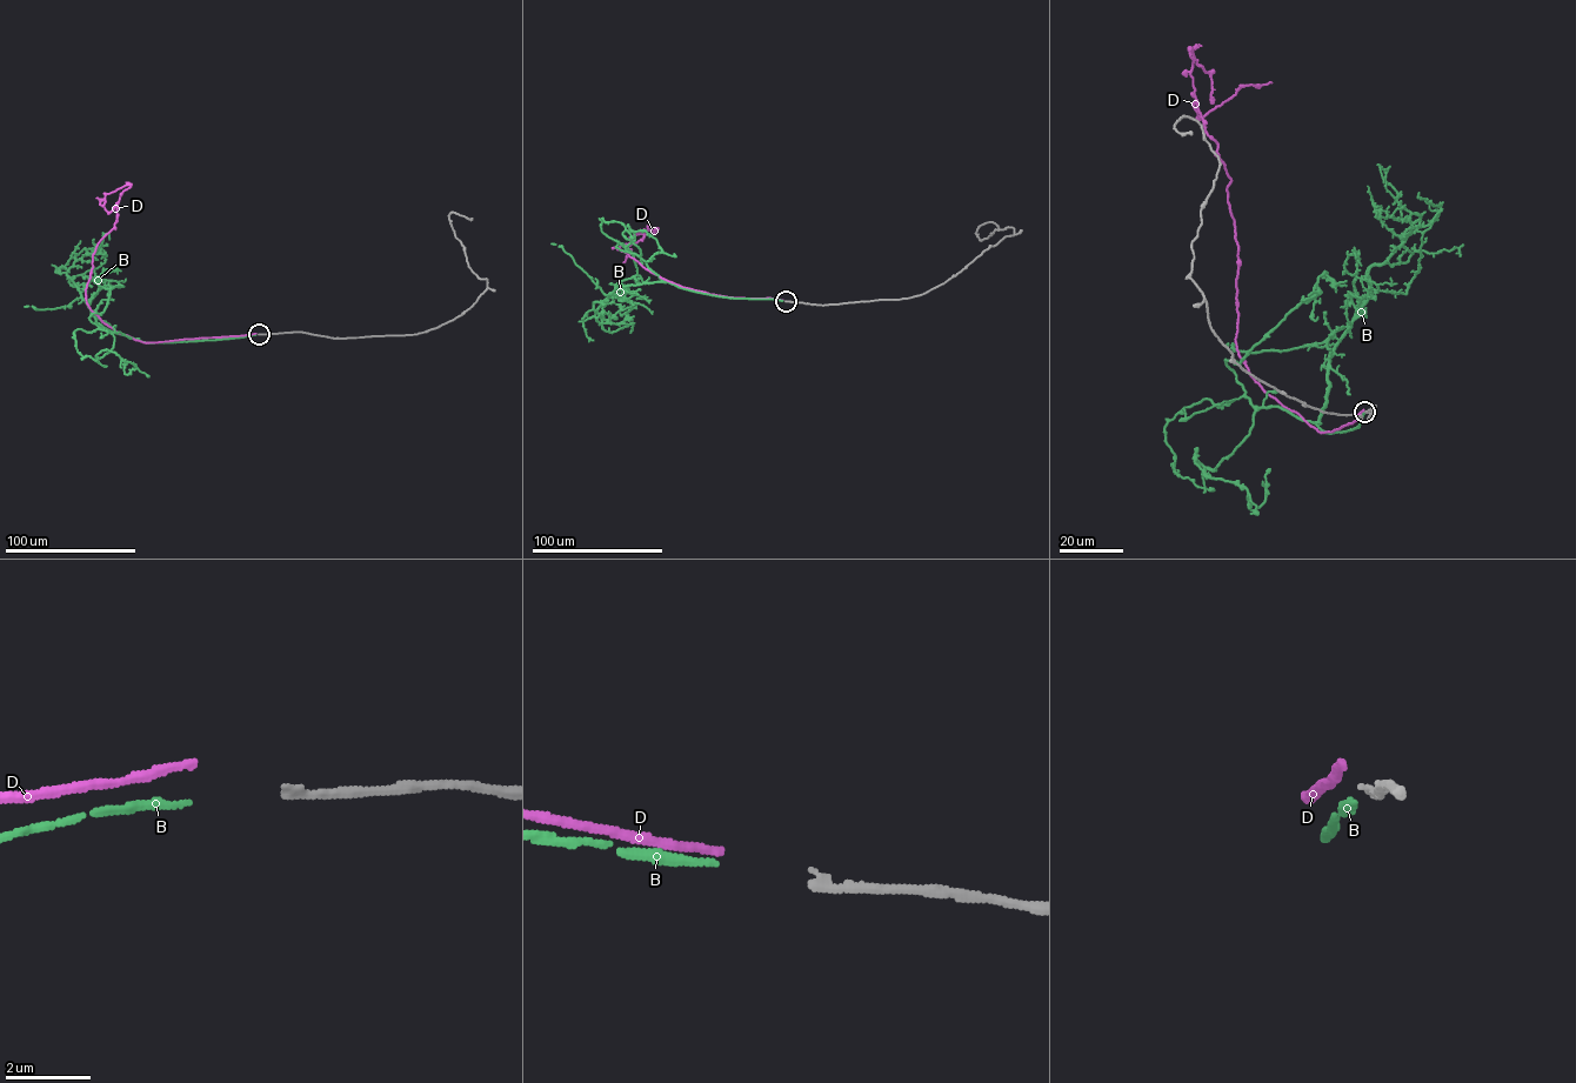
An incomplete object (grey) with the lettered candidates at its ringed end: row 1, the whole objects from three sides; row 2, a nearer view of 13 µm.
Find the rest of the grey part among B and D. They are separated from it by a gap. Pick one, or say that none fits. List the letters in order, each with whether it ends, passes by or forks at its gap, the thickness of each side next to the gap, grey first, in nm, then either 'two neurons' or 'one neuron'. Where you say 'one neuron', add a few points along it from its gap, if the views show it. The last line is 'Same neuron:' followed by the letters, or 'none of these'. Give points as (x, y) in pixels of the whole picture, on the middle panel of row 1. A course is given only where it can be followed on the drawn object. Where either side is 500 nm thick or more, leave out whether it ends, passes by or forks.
B: it ends there; 200 nm thick on the grey side, 170 nm on the other; one neuron; it runs (782, 300), (719, 296), (665, 281), (619, 286), (602, 302), (593, 302), (602, 319), (615, 323), (636, 308)
D: it ends there; 200 nm thick on the grey side, 180 nm on the other; two neurons
Same neuron: B

